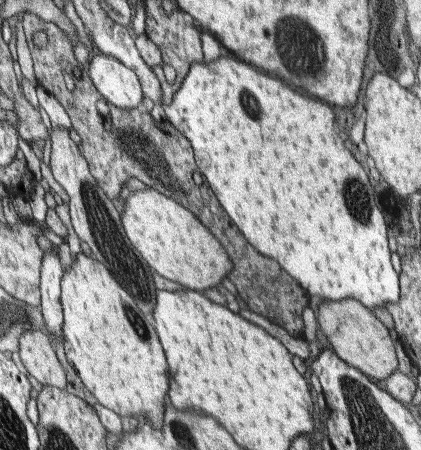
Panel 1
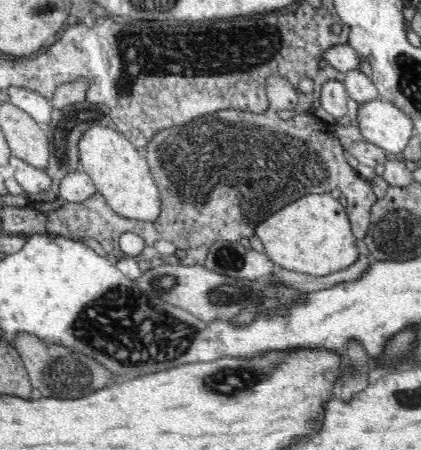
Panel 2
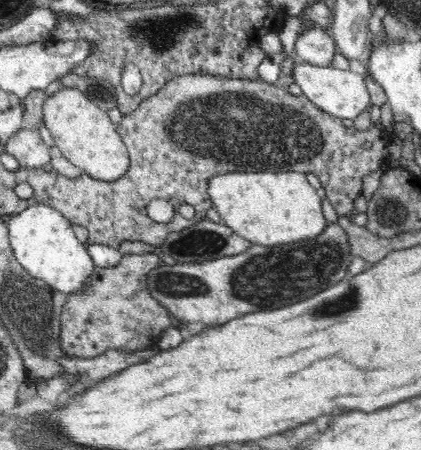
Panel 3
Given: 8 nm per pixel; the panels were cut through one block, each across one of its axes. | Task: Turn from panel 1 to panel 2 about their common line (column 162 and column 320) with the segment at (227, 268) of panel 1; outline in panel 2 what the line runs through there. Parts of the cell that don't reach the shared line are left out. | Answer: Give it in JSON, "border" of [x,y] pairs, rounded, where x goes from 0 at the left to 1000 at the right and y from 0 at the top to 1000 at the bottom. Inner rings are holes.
{"border":[[[727,431],[722,440],[694,444],[689,458],[651,467],[641,480],[613,493],[603,502],[603,520],[622,533],[632,564],[656,591],[713,609],[779,613],[836,591],[855,569],[817,449],[793,444],[784,431]]]}

